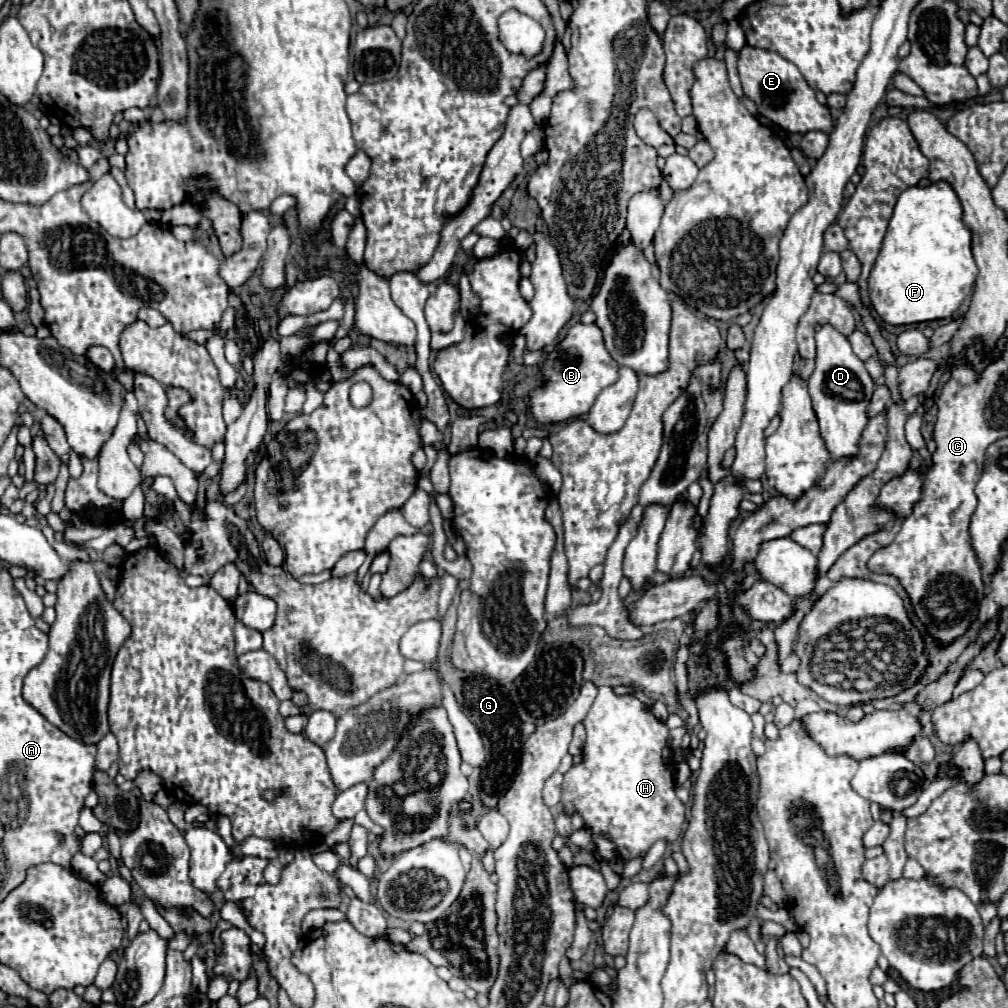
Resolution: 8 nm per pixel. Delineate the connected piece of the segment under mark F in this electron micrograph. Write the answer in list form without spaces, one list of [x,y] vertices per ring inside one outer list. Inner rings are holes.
[[[935,182],[935,184],[923,186],[923,188],[921,186],[913,186],[913,188],[907,188],[905,192],[901,192],[901,196],[899,196],[899,200],[895,204],[895,210],[893,210],[893,216],[891,216],[889,228],[887,228],[887,234],[883,238],[881,252],[879,252],[879,256],[877,256],[877,260],[875,260],[873,268],[871,268],[869,280],[867,280],[871,306],[881,316],[883,322],[893,324],[893,326],[901,326],[901,324],[919,324],[919,322],[929,322],[929,320],[951,318],[953,312],[961,306],[961,302],[971,294],[973,284],[975,284],[975,278],[977,278],[977,266],[975,266],[975,260],[973,260],[973,254],[971,254],[971,232],[965,228],[961,216],[963,216],[963,210],[961,210],[959,198],[957,198],[957,194],[953,192],[953,188],[947,182]]]

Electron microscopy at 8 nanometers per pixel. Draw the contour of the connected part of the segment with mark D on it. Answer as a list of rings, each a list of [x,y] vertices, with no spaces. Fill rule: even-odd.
[[[823,326],[823,328],[815,334],[815,340],[817,340],[815,372],[809,376],[807,382],[809,382],[809,394],[811,394],[811,400],[813,400],[813,410],[815,410],[817,420],[819,420],[821,438],[825,440],[825,448],[829,448],[831,462],[841,460],[841,458],[853,458],[853,456],[857,454],[857,448],[859,448],[861,432],[865,430],[865,424],[869,422],[867,406],[869,406],[869,400],[871,400],[871,396],[873,396],[875,382],[873,382],[871,376],[867,374],[863,362],[853,354],[849,340],[847,340],[841,332],[837,332],[833,326]]]

